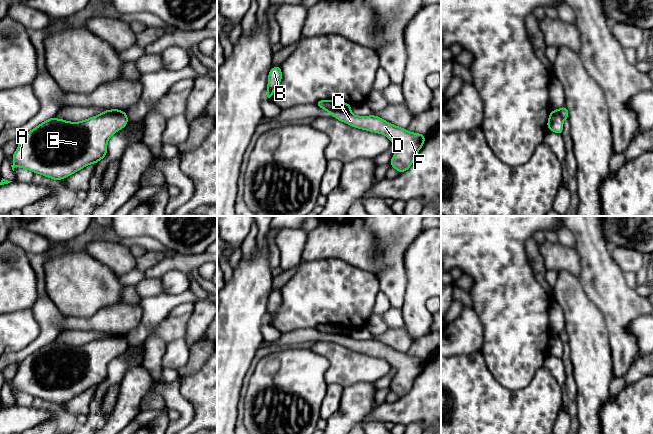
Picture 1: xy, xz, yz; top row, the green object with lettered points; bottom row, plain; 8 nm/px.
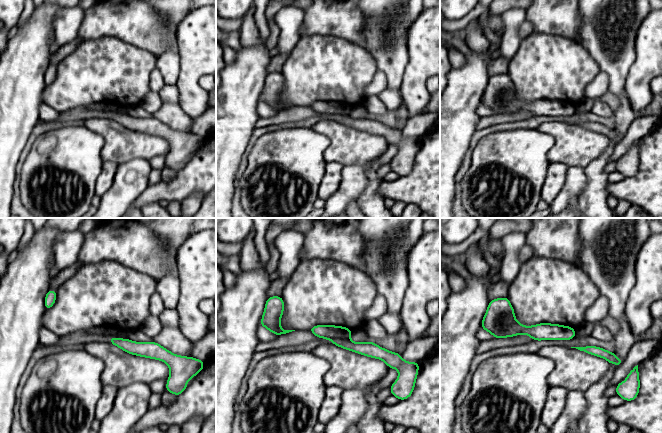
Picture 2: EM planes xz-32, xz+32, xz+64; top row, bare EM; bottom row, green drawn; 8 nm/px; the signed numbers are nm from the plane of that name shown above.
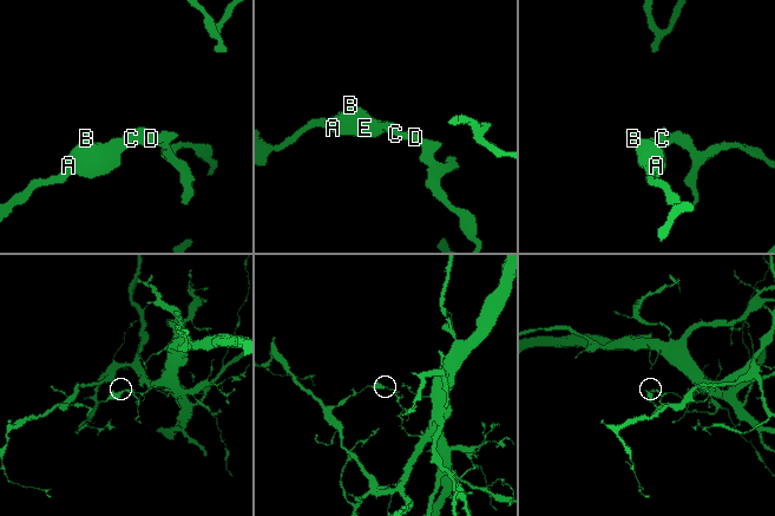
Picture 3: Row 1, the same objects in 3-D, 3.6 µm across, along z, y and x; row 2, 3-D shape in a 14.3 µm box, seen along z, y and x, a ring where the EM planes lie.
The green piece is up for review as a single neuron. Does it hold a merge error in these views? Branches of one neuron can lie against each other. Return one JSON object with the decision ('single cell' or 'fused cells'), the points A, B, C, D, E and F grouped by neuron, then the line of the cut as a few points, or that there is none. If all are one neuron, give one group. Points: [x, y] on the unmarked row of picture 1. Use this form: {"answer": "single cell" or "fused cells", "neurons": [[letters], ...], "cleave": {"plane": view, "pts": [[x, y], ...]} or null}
{"answer": "fused cells", "neurons": [["A", "B", "E"], ["C", "D", "F"]], "cleave": {"plane": "xz", "pts": [[349, 334], [336, 334], [332, 338]]}}

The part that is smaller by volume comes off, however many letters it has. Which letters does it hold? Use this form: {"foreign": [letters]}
{"foreign": ["C", "D", "F"]}

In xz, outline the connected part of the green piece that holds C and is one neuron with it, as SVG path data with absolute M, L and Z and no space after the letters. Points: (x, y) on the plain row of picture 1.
M337 334L332 338L335 343L350 350L374 357L384 358L396 370L390 390L399 397L407 395L417 376L422 372L426 359L412 357L404 352L395 350L376 339L356 340L350 335Z

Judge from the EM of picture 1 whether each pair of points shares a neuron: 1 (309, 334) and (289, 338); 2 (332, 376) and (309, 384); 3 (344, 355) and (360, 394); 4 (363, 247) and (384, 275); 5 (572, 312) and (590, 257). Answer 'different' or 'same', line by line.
1: same
2: different
3: different
4: different
5: different

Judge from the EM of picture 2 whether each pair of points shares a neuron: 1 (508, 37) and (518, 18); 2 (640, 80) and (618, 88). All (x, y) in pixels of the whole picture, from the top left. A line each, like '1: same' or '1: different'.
1: same
2: different

